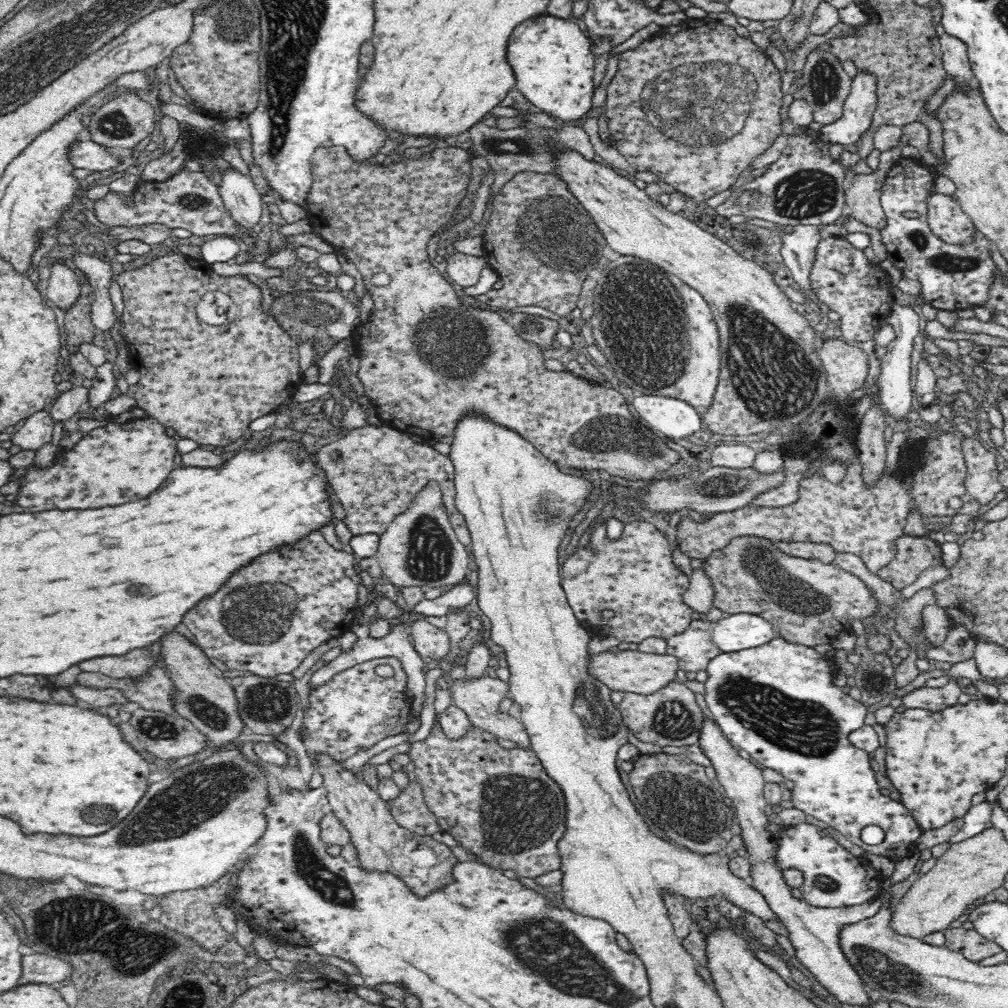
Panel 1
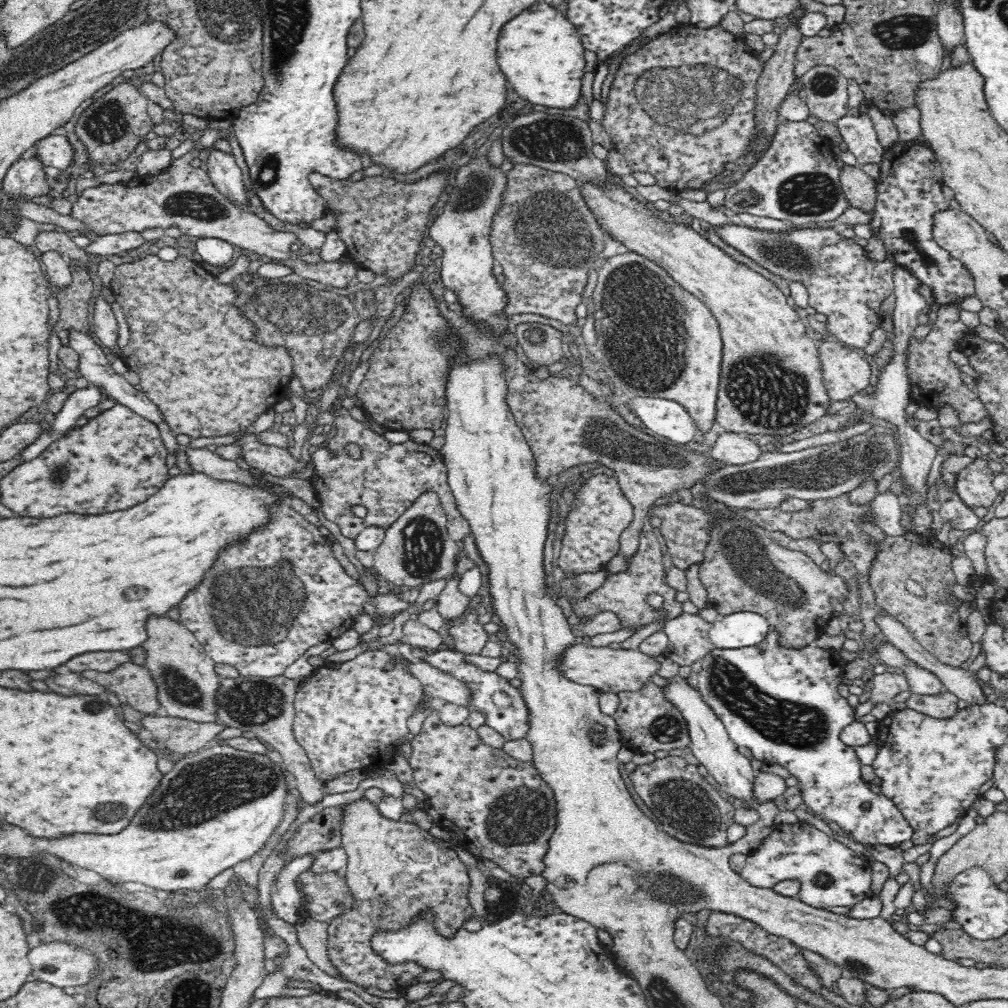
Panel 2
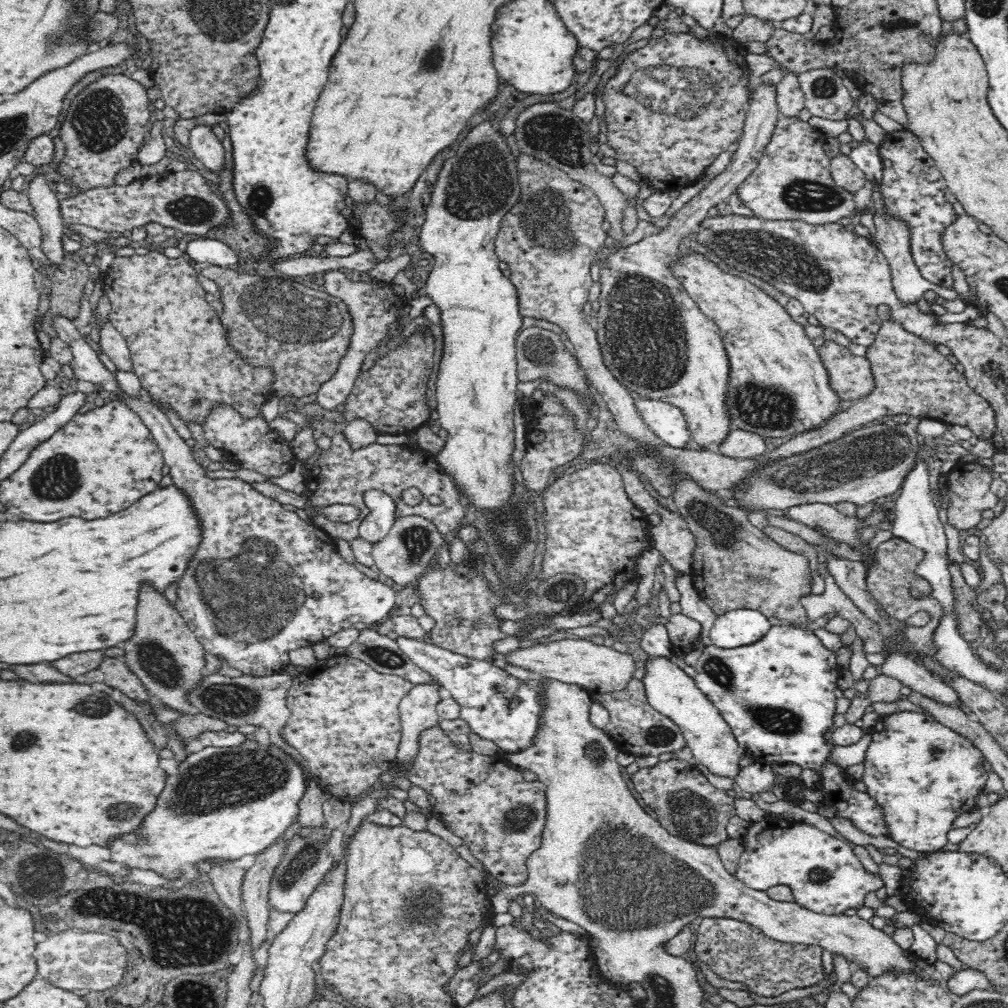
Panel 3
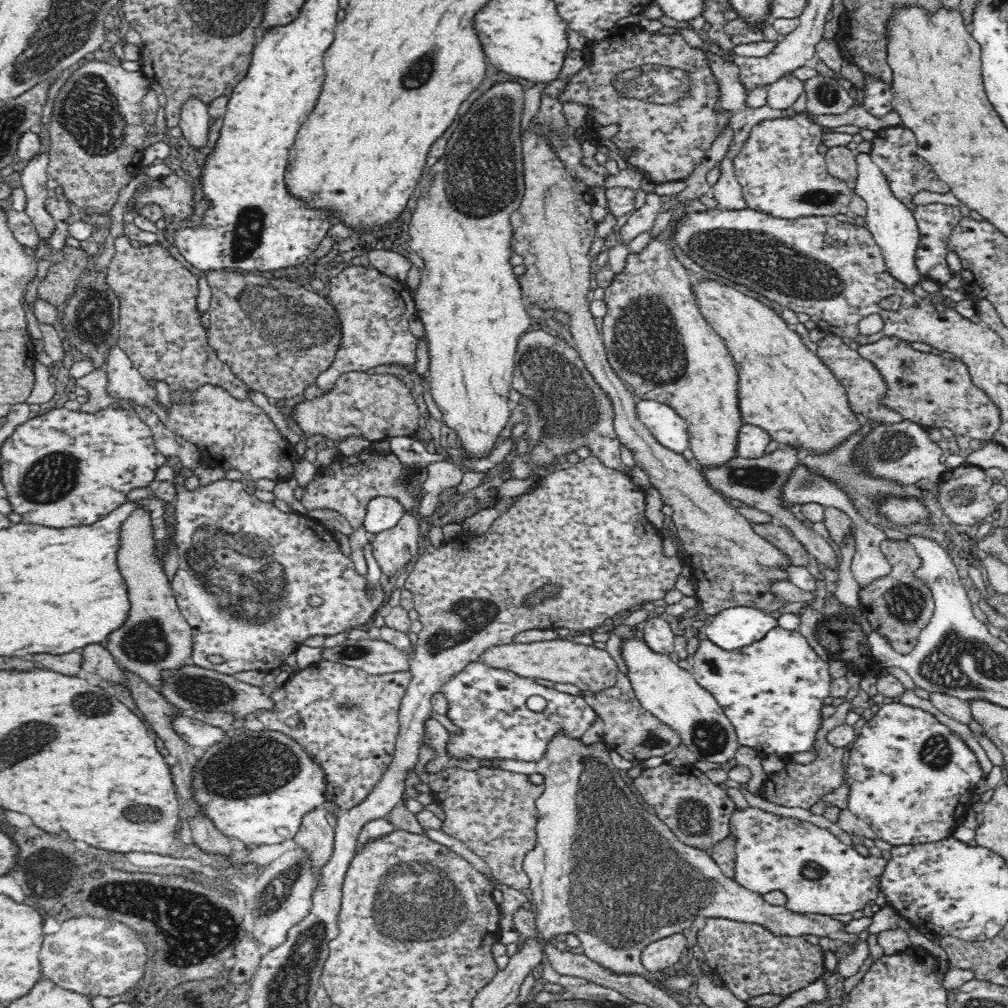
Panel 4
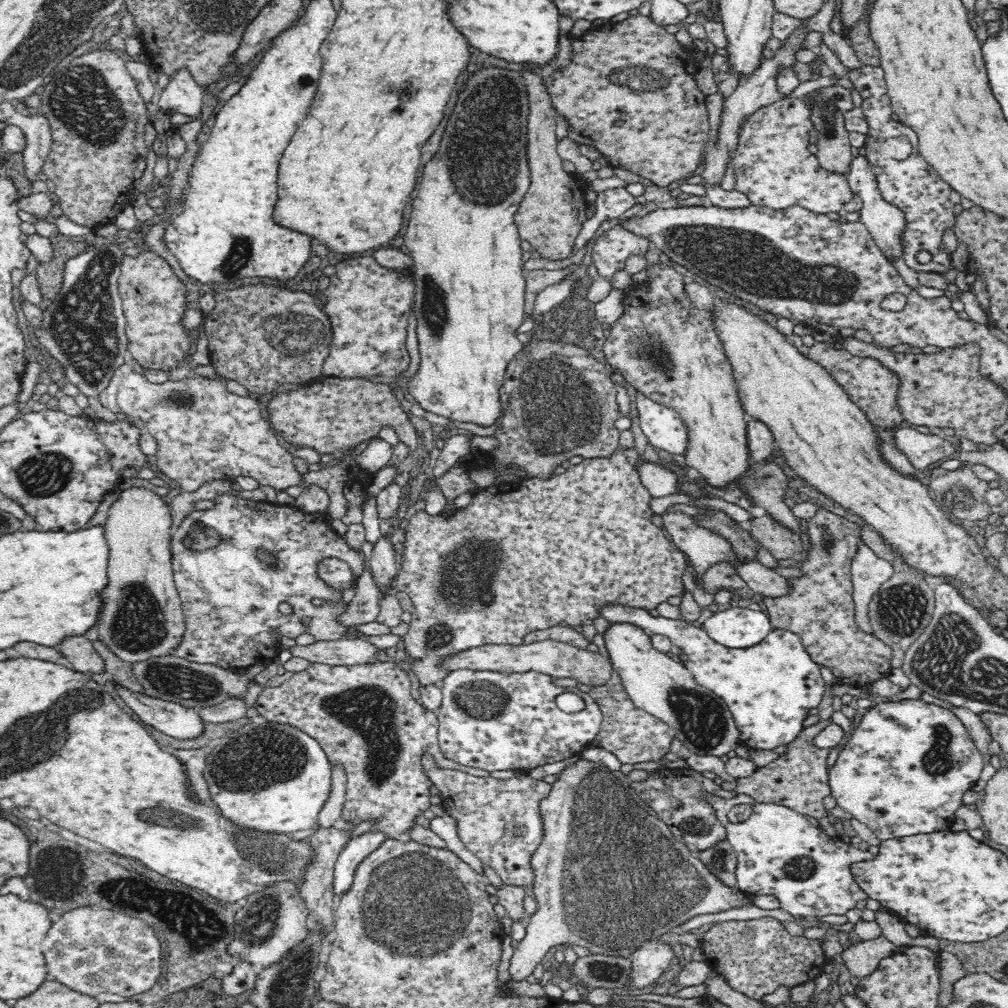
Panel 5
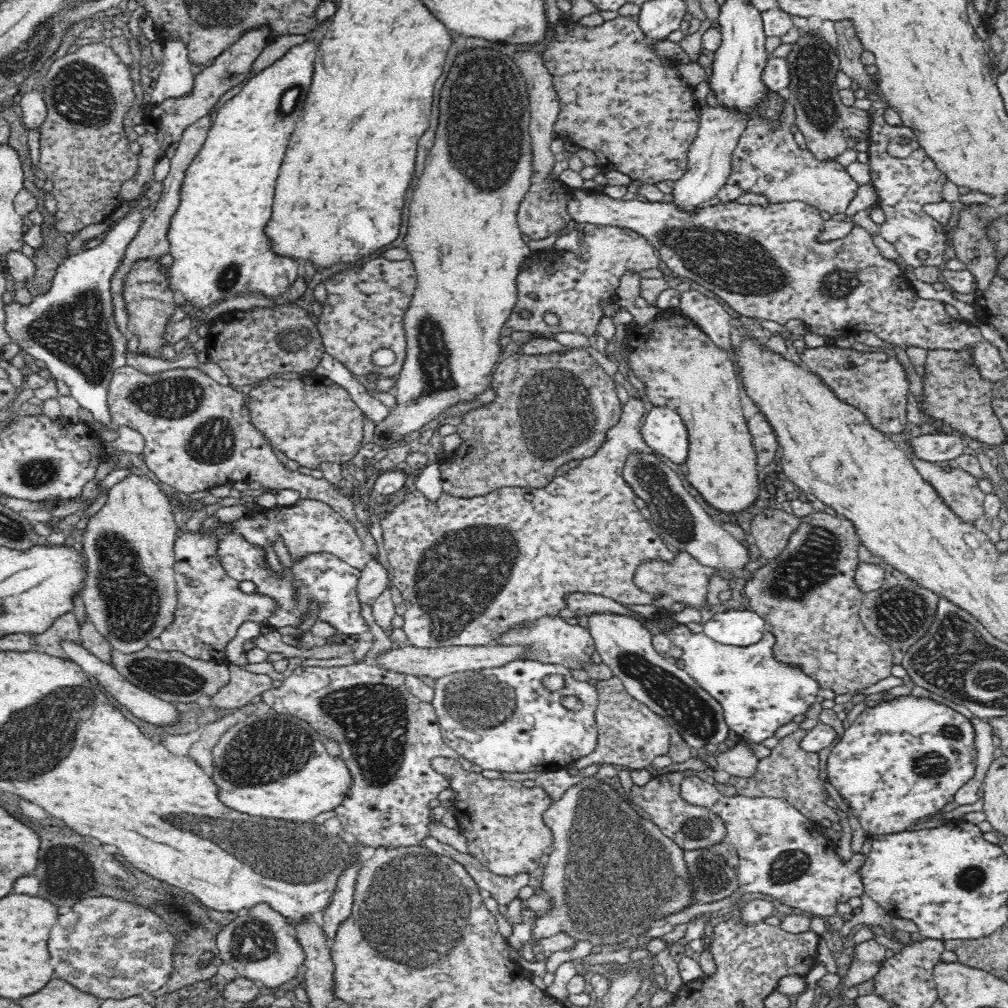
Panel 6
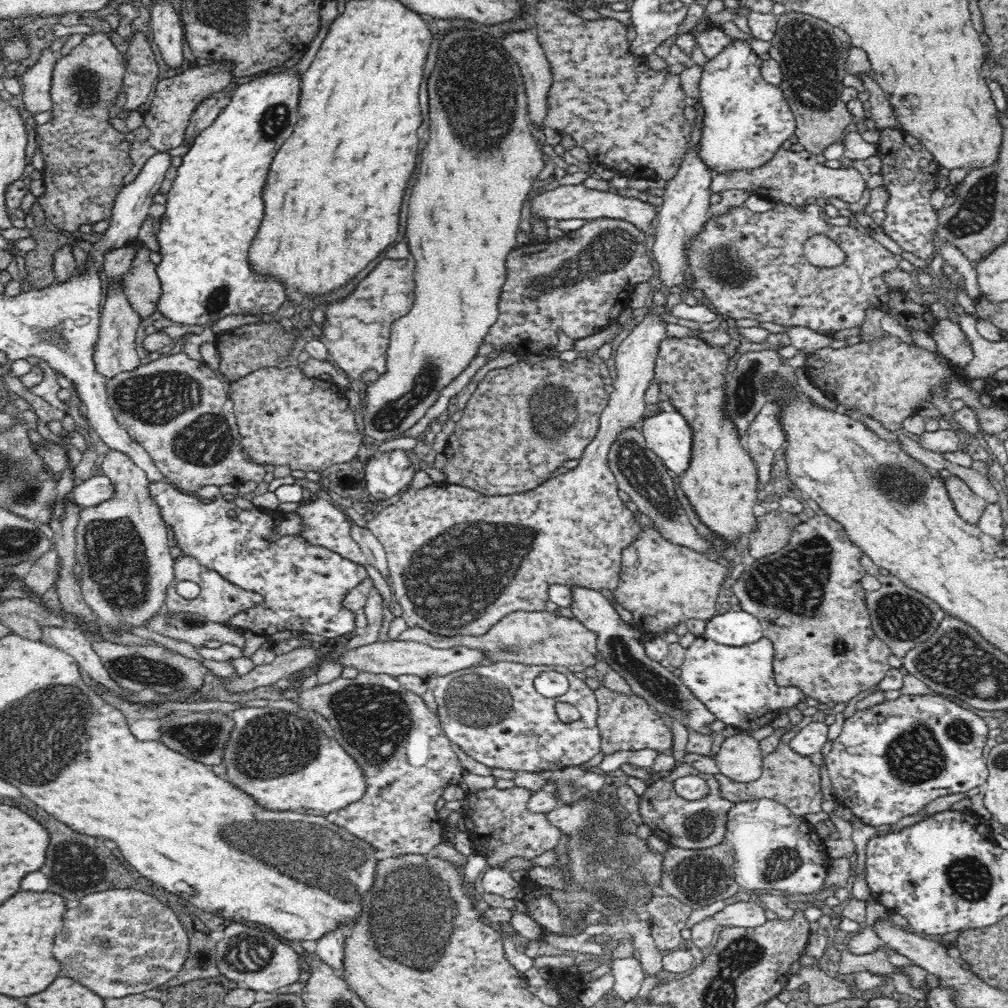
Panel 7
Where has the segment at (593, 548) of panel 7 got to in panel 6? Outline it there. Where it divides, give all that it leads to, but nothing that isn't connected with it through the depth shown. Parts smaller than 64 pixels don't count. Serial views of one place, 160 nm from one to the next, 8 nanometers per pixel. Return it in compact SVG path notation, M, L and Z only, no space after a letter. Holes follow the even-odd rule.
M708 105L700 106L698 115L700 115L700 126L688 150L686 172L674 181L671 192L673 196L671 202L689 216L694 216L698 210L702 210L711 198L717 196L720 188L727 184L726 178L732 170L732 163L730 163L732 152L747 127L746 117L742 117L738 111L730 111L720 105L714 108ZM642 395L628 396L627 401L620 406L620 416L618 422L612 424L606 430L606 440L600 444L600 448L596 452L585 459L582 459L580 465L570 469L562 476L555 476L548 486L541 486L540 489L524 489L524 488L502 488L494 490L494 492L482 496L462 498L454 497L448 493L441 495L438 500L430 500L422 495L417 489L413 492L406 493L402 501L390 509L390 511L382 514L375 520L380 524L382 530L383 548L386 552L386 558L392 568L392 586L396 586L400 590L401 597L406 605L403 614L403 631L407 634L408 644L417 646L418 648L440 648L447 646L480 646L493 644L496 638L500 638L502 632L506 632L508 628L516 626L516 624L524 624L528 620L536 620L544 616L556 616L562 608L566 608L564 596L568 592L586 592L603 597L612 598L620 604L650 604L652 595L640 591L632 576L634 570L638 568L640 562L644 560L672 560L674 552L664 544L659 534L652 528L651 523L642 516L638 507L634 505L634 499L637 497L635 492L624 479L622 479L622 466L628 454L641 450L641 452L654 452L644 441L641 435L640 420L646 414L644 399Z

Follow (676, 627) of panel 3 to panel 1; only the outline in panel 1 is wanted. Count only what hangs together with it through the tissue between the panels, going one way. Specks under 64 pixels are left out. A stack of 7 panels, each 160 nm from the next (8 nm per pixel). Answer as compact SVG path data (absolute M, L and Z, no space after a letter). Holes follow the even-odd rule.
M694 619L686 630L667 639L667 653L678 659L678 668L684 672L706 670L708 662L721 650L712 642L713 623Z

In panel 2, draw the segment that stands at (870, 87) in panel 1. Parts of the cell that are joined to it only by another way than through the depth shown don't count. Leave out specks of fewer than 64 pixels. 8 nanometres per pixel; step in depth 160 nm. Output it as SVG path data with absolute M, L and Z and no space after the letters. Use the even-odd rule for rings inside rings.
M862 104L859 108L860 113L858 116L846 116L839 118L836 122L840 134L842 135L843 141L848 145L847 150L852 152L856 158L857 166L864 166L866 164L879 164L882 160L885 148L880 144L877 132L873 127L870 117L866 115L868 106Z

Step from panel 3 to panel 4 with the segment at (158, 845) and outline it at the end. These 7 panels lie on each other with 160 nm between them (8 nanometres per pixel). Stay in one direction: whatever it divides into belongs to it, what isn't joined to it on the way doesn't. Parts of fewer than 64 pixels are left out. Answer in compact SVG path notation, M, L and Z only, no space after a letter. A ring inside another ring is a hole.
M247 730L212 744L193 770L193 796L205 810L205 816L220 829L229 841L240 841L244 845L257 847L264 844L278 844L294 838L302 826L302 819L308 811L323 807L328 800L327 780L312 755L296 740L272 730L259 732Z

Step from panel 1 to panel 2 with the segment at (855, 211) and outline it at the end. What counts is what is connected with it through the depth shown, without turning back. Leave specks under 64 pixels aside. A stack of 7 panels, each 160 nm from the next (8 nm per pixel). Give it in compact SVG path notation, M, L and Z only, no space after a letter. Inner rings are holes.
M844 164L840 169L840 184L852 206L862 211L875 209L877 183L860 166Z

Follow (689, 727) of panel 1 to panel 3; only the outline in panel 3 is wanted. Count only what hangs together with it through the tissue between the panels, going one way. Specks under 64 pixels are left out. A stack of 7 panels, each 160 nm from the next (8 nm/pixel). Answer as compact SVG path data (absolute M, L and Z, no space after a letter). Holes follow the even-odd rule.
M632 679L623 690L592 694L593 703L599 703L610 715L610 722L604 731L611 736L620 753L638 756L659 756L664 753L676 753L686 747L684 736L670 718L658 713L648 705L642 681Z

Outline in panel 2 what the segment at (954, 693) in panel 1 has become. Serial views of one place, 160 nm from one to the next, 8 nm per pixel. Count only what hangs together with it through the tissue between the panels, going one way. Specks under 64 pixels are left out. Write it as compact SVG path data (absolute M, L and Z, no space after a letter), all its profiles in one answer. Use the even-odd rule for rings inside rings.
M942 692L938 695L910 695L905 703L911 710L916 710L918 713L927 714L931 718L940 720L950 720L955 718L959 712L959 699L956 695L950 692Z

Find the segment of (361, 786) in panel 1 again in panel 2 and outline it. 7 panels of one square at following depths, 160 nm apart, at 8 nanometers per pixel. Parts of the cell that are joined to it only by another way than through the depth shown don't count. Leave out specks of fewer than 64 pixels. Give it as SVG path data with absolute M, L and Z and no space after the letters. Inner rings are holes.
M366 798L342 807L341 846L347 860L341 873L346 877L354 904L352 910L338 914L328 924L328 957L340 978L354 982L365 991L377 988L404 994L428 969L410 960L389 964L372 948L372 937L384 930L386 933L402 930L412 920L432 915L438 935L451 939L468 918L475 916L468 900L470 877L455 849L426 829L405 819L394 822L382 816Z

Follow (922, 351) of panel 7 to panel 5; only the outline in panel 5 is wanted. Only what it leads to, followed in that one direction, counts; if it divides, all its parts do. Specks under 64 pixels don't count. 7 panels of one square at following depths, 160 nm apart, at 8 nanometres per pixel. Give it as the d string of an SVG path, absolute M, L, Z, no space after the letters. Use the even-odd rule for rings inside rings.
M816 341L807 349L806 357L824 367L832 378L846 391L846 394L870 418L874 427L892 428L900 426L904 418L897 401L897 392L901 385L899 376L880 361L872 357L858 357L844 349L836 350L832 344Z

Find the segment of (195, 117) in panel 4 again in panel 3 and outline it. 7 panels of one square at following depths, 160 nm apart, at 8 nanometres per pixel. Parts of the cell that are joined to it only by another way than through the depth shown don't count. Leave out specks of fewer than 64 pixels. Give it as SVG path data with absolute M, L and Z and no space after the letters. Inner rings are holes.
M197 123L189 130L186 152L214 172L224 170L224 148L208 125Z

